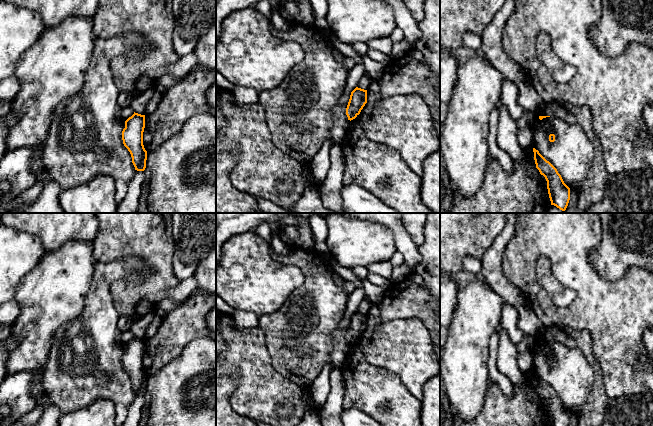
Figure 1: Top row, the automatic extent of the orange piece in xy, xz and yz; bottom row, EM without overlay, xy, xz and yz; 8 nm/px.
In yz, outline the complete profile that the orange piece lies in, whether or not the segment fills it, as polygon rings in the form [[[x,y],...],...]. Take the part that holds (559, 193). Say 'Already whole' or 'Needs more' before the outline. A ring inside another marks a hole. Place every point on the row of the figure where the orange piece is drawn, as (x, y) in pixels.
Already whole. [[[533,148],[536,168],[547,181],[551,205],[565,211],[570,200],[570,188],[564,183],[557,169]]]

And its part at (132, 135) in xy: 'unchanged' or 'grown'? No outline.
unchanged

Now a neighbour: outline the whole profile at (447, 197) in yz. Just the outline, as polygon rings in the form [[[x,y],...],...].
[[[440,125],[440,213],[449,213],[454,205],[455,195],[441,154],[441,136],[443,125]]]

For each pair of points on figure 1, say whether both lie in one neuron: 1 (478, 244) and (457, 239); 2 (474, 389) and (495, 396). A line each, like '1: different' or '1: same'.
1: same
2: different

